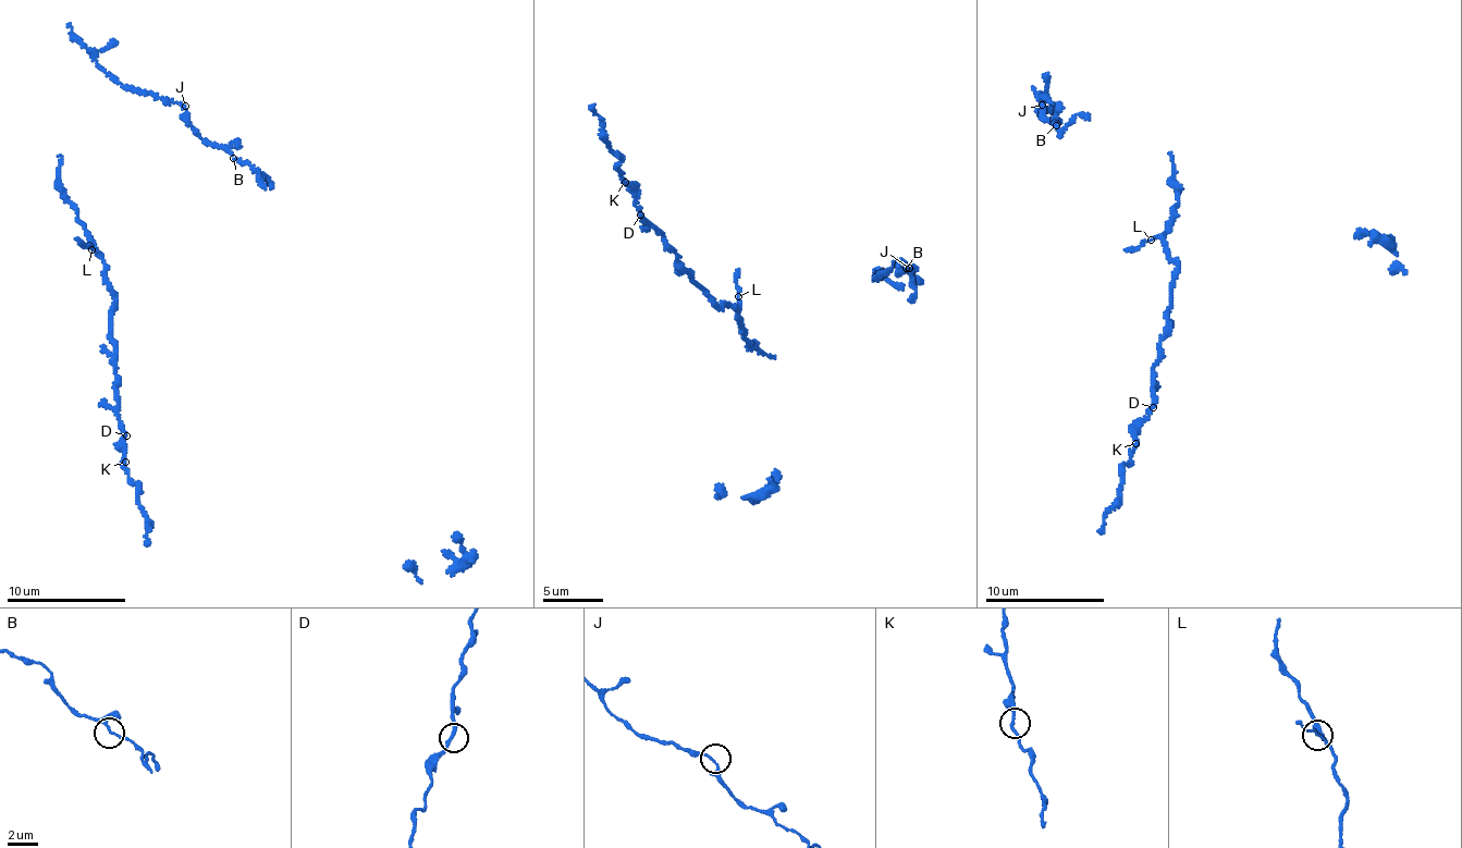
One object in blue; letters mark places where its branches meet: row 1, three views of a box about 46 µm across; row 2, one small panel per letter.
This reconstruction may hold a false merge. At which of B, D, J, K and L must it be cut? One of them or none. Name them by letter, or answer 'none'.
none

